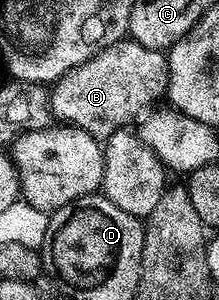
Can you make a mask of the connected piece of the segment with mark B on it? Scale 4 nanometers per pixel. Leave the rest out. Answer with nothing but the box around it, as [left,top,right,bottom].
[50,37,170,141]

